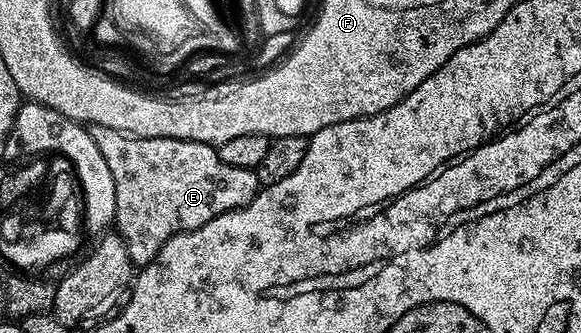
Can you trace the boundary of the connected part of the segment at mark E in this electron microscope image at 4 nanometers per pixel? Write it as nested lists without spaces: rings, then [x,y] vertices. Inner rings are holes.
[[[91,125],[89,130],[92,139],[96,139],[96,147],[100,147],[100,152],[104,154],[108,168],[112,170],[112,180],[116,182],[114,225],[118,236],[128,247],[128,255],[135,266],[145,267],[152,259],[156,259],[160,247],[164,247],[164,243],[168,243],[168,239],[175,233],[187,233],[199,229],[204,227],[204,223],[228,211],[243,209],[258,194],[260,186],[257,172],[224,163],[215,146],[167,137],[135,137],[116,131],[112,127],[99,125]],[[154,203],[168,203],[168,217],[166,215],[152,217],[150,211]]]

